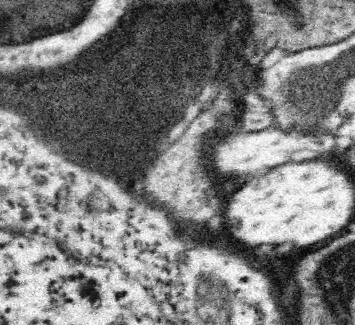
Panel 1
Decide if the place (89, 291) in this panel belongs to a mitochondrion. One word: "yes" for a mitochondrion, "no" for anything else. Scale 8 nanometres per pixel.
no

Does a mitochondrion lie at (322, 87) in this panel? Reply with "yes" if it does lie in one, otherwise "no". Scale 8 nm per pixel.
yes

